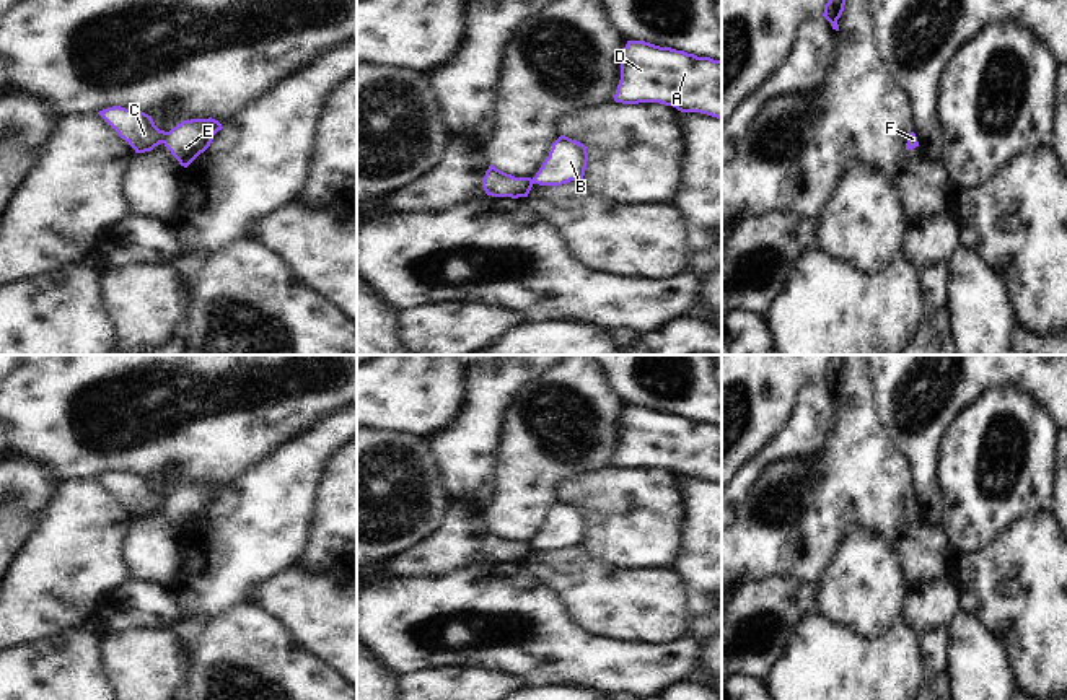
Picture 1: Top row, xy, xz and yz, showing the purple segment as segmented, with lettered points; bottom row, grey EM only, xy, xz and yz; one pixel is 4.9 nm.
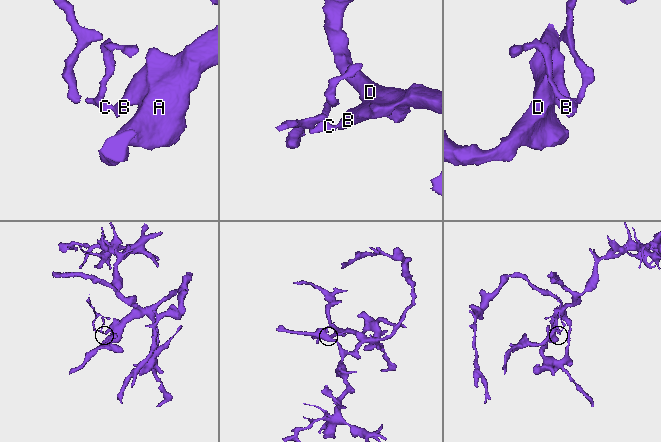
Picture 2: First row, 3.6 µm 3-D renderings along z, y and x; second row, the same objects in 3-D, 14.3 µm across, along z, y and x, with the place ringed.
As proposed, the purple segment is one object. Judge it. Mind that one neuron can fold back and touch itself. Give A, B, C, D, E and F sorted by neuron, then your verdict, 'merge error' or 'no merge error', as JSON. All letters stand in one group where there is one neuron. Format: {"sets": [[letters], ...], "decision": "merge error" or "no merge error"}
{"sets": [["A", "B", "D", "E", "F"], ["C"]], "decision": "merge error"}

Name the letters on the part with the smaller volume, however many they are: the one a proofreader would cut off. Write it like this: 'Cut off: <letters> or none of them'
Cut off: C

